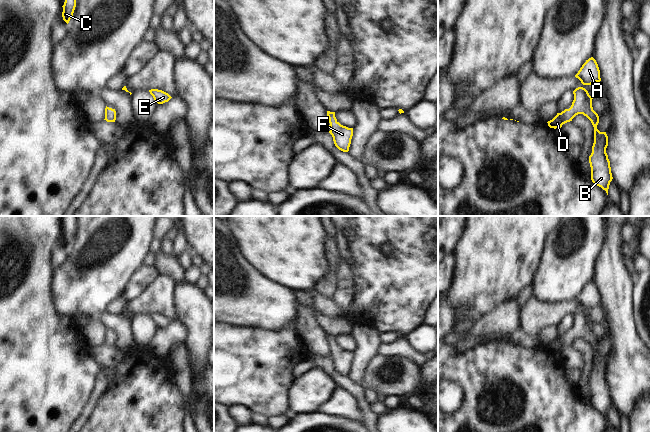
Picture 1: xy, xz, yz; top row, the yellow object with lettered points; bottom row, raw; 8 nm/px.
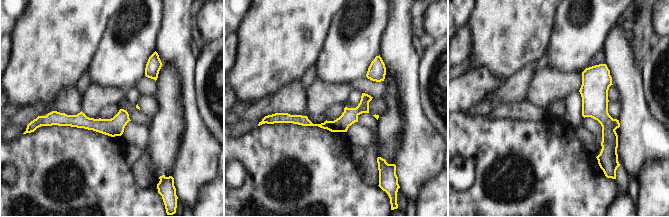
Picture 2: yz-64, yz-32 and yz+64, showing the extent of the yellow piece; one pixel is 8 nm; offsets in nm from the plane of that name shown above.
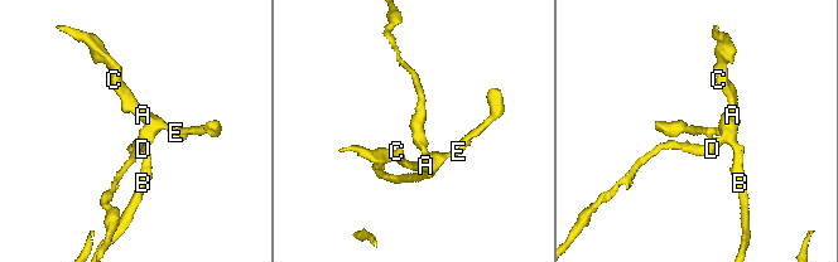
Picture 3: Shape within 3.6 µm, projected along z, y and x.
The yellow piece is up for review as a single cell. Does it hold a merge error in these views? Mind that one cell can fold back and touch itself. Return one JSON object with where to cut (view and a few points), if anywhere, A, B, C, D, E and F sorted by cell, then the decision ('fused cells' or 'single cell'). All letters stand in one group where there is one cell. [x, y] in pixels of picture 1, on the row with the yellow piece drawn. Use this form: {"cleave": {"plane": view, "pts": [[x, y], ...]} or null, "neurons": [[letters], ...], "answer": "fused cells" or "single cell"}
{"cleave": null, "neurons": [["A", "B", "C", "D", "E", "F"]], "answer": "single cell"}

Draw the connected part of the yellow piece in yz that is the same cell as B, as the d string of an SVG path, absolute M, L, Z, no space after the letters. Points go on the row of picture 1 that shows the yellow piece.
M578 87L573 91L574 100L569 109L565 109L550 121L548 126L550 128L561 128L563 124L572 121L572 119L578 115L583 114L592 123L594 127L594 143L592 146L592 153L589 156L589 163L591 167L591 180L592 182L606 191L608 195L608 189L610 182L612 181L612 173L610 167L610 161L606 153L608 146L608 136L606 132L600 132L597 129L599 123L599 116L593 110L592 99L588 91L583 87Z

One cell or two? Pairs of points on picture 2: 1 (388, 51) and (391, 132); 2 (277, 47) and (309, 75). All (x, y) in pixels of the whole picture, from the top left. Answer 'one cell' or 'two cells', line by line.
1: two cells
2: two cells

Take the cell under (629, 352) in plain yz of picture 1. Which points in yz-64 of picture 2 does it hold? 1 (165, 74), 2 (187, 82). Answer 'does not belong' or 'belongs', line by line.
1: does not belong
2: belongs

